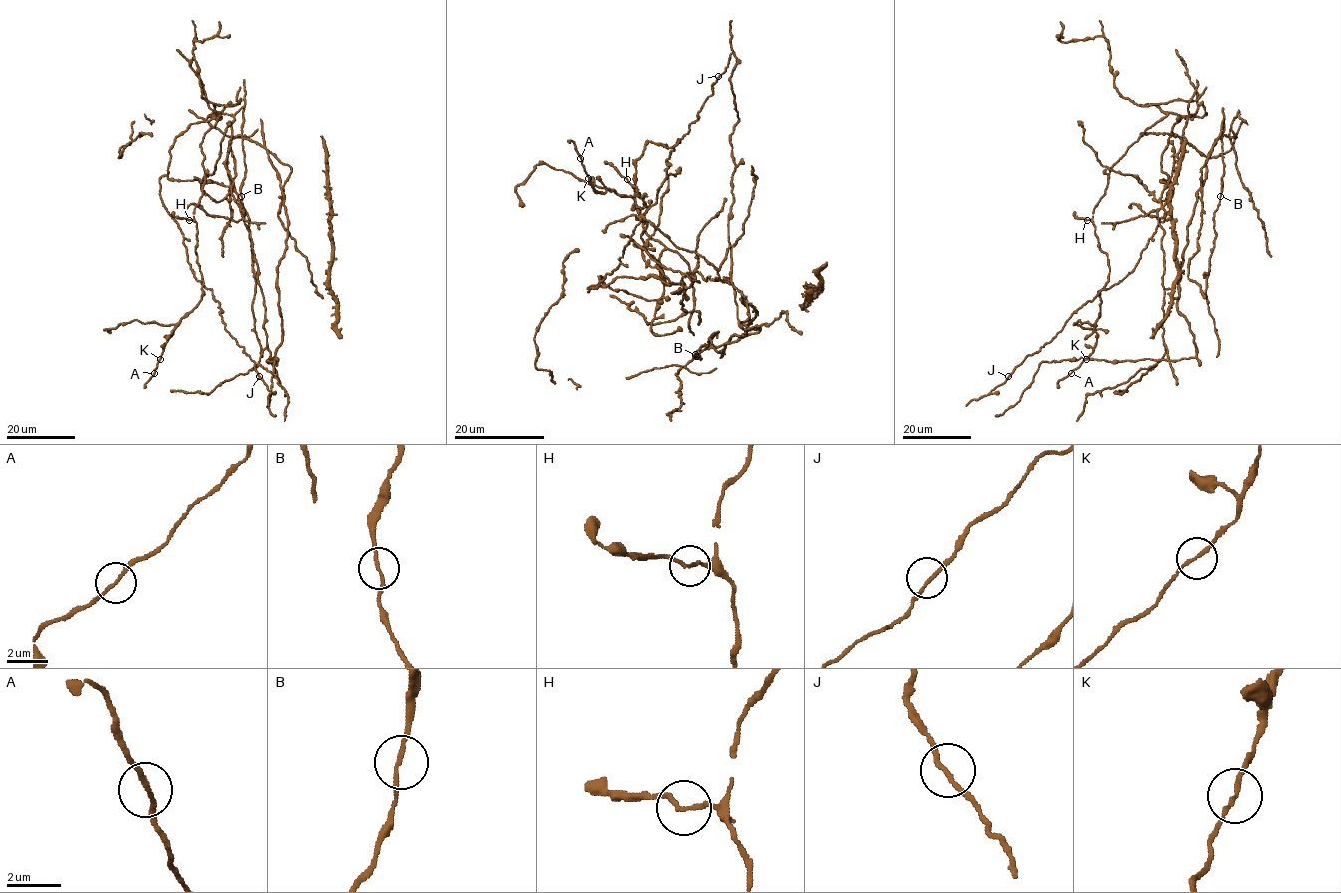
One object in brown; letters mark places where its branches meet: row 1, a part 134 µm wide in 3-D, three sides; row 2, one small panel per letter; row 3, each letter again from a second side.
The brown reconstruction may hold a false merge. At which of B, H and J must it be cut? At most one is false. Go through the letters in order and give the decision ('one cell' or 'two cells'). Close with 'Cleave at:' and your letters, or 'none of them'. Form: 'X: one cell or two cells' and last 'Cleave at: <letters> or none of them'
B: one cell
H: one cell
J: one cell
Cleave at: none of them

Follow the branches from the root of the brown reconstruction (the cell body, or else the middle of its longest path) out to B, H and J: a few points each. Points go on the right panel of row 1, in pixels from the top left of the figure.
B: (1163, 275), (1167, 357), (1194, 358), (1190, 323), (1177, 306), (1180, 266), (1208, 153), (1218, 138), (1220, 196)
H: (1163, 275), (1157, 212), (1168, 176), (1160, 162), (1178, 115), (1169, 112), (1128, 148), (1087, 220)
J: (1163, 275), (1157, 212), (1166, 186), (1160, 181), (1168, 175), (1170, 210), (1135, 268), (1079, 307), (1008, 376)

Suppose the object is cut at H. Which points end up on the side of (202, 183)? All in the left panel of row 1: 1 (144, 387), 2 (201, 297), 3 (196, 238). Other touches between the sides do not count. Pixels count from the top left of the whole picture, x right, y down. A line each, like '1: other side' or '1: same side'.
1: other side
2: other side
3: other side

